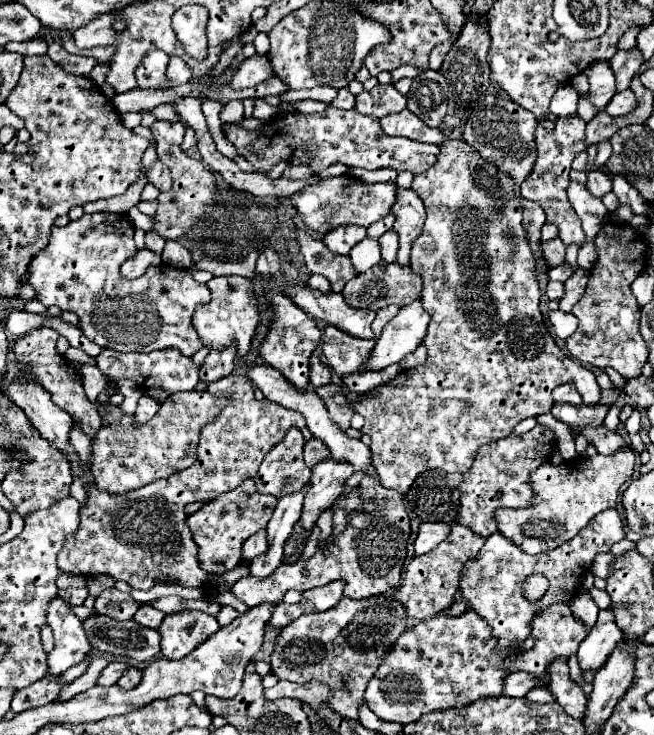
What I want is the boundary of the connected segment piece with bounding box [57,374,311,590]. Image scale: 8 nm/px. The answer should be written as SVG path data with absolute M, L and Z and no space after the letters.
M231 374L225 376L223 380L215 380L207 386L209 392L217 396L231 396L229 404L221 410L221 414L209 422L201 430L201 440L197 446L197 462L189 466L187 470L177 472L171 478L165 480L155 480L139 490L125 492L125 494L107 494L99 492L95 486L89 488L89 500L81 508L81 524L79 530L67 538L63 550L59 552L59 568L61 572L75 572L75 574L107 574L111 578L127 582L131 588L139 590L149 590L155 584L179 584L185 588L205 589L205 582L211 578L211 572L205 572L199 564L199 546L193 544L191 530L187 528L185 522L185 504L195 502L195 500L210 501L217 498L219 494L225 494L233 488L237 488L245 478L251 478L257 474L259 464L263 462L265 454L283 440L285 432L291 426L297 426L303 434L305 440L311 438L311 432L307 430L307 422L299 412L291 412L287 408L279 408L279 404L271 404L271 400L255 400L253 398L253 386L251 380L243 374Z

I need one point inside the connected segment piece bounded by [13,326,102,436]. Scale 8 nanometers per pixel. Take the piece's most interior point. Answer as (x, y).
(36, 350)

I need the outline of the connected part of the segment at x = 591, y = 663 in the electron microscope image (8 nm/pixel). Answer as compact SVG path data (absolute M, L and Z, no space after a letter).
M611 608L601 610L597 624L591 628L587 638L581 642L577 658L581 670L599 670L607 656L611 654L613 646L623 638L623 632L619 632L619 626L615 624L615 616Z

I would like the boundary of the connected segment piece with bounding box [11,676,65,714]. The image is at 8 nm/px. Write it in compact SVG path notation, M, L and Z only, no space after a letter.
M45 676L43 680L17 690L13 696L13 702L11 702L11 710L13 710L13 714L19 714L23 710L53 702L53 700L57 700L57 696L63 688L65 688L65 684L61 682L59 676Z

